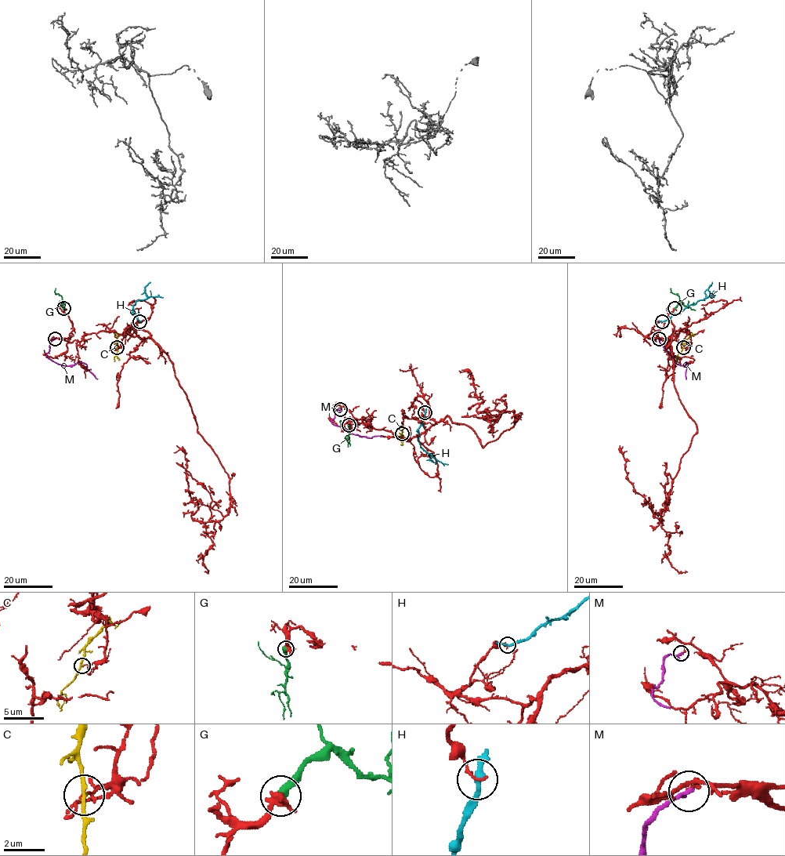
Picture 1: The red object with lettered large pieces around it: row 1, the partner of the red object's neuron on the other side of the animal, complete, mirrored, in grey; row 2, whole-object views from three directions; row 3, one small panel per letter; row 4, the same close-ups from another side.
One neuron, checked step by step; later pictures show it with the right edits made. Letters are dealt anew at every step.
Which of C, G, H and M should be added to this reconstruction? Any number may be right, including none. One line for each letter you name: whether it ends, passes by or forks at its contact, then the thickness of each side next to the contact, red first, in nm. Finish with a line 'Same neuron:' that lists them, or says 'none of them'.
G: it ends there; 500 nm thick on the red side, 440 nm on the other
Same neuron: G

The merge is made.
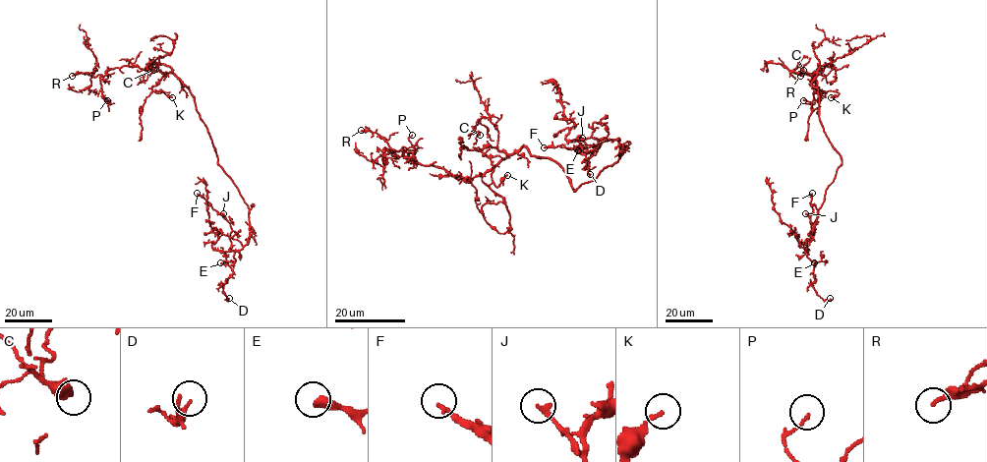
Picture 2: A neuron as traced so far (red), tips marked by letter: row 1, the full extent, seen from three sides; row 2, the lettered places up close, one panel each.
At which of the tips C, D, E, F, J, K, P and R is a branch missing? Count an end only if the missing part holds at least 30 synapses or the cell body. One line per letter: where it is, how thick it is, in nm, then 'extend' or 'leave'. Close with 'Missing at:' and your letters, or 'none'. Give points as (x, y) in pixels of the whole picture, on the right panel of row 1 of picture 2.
C: at (803, 70); 500 nm thick; leave
D: at (830, 298); 180 nm thick; leave
E: at (814, 262); 440 nm thick; leave
F: at (812, 193); 170 nm thick; leave
J: at (805, 213); 260 nm thick; leave
K: at (831, 97); 150 nm thick; leave
P: at (803, 100); 110 nm thick; leave
R: at (800, 76); 280 nm thick; leave
Missing at: none

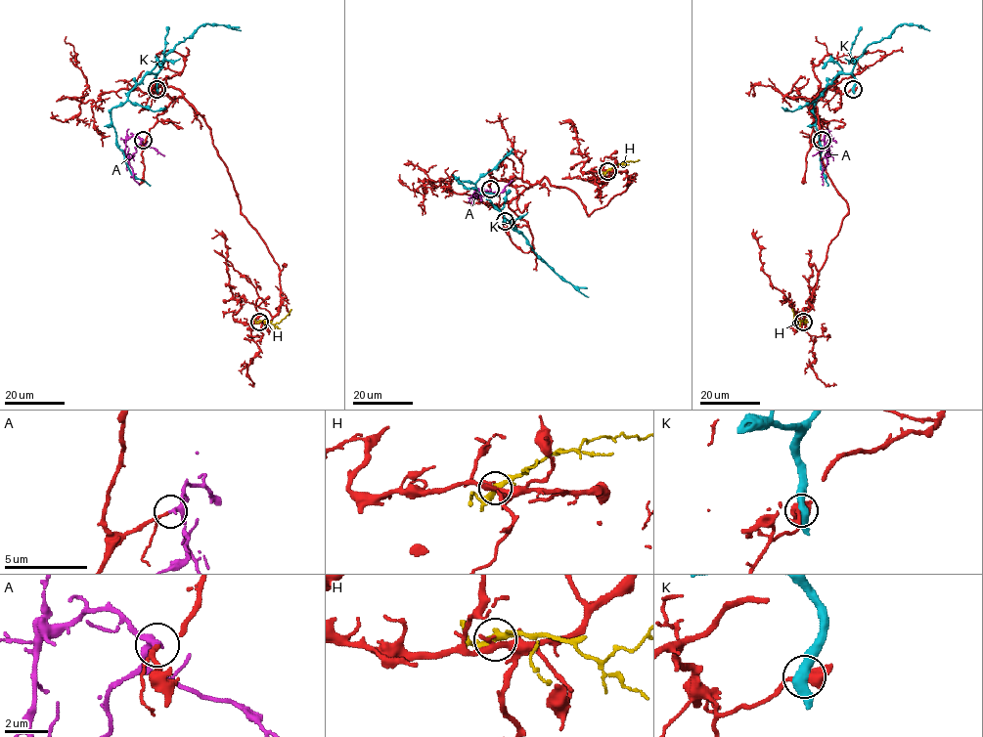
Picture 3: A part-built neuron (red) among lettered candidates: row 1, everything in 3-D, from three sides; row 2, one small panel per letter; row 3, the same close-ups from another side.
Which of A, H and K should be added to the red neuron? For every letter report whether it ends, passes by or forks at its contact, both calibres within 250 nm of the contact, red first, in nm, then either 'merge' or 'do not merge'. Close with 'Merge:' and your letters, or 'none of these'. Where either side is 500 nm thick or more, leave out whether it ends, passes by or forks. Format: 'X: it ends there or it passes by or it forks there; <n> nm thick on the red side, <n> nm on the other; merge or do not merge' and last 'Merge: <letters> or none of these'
A: it passes by; 140 nm thick on the red side, 260 nm on the other; merge
H: it passes by; 280 nm thick on the red side, 360 nm on the other; do not merge
K: 480 nm thick on the red side, 500 nm on the other; do not merge
Merge: A

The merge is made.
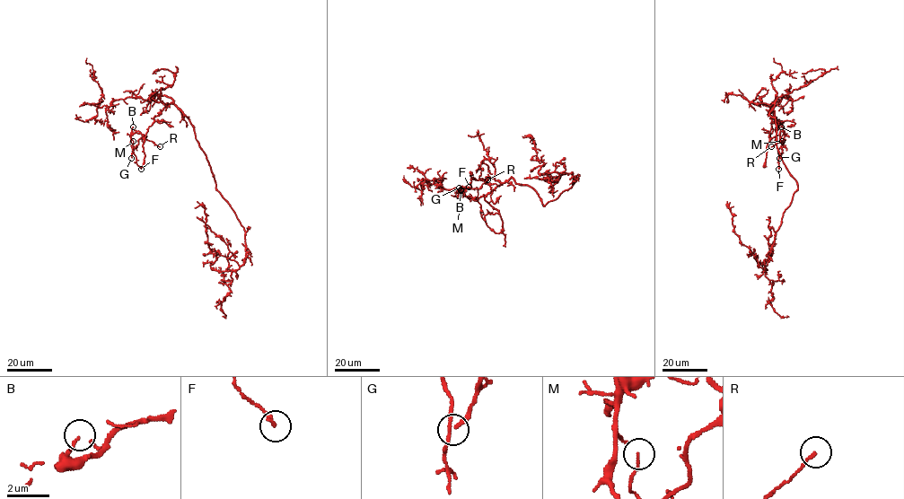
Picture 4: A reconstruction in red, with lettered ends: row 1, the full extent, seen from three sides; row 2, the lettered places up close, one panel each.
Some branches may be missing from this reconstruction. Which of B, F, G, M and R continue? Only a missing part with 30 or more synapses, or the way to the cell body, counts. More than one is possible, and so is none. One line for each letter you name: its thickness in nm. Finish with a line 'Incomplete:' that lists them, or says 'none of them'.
Incomplete: none of them

